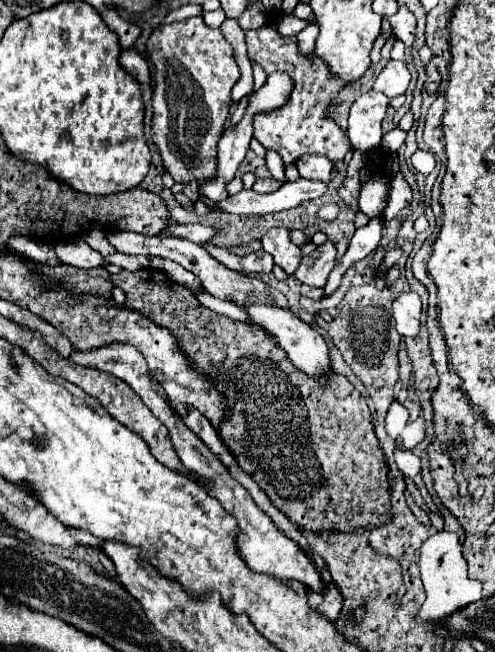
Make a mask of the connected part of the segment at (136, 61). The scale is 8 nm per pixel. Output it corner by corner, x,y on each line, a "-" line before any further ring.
129,47
129,49
125,49
125,51
121,53
119,65
121,65
129,75
133,75
139,83
149,83
149,81
151,81
151,77
149,77
149,65
145,63
145,59
143,59
133,47

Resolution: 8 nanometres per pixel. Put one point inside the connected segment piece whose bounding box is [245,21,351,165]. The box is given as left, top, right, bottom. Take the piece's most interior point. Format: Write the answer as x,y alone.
300,126

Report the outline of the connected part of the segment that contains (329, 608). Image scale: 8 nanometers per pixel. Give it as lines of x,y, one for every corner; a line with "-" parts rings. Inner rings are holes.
325,581
325,587
321,589
321,597
323,597
323,603
317,607
317,611
321,615
325,615
329,621
335,621
341,613
343,597
341,597
341,593
333,581

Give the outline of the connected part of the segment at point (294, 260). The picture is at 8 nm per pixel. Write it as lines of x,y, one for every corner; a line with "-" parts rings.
285,227
271,228
261,237
261,249
273,255
275,265
279,265
287,275
293,275
297,269
303,253
297,245
291,243
289,239
289,229

